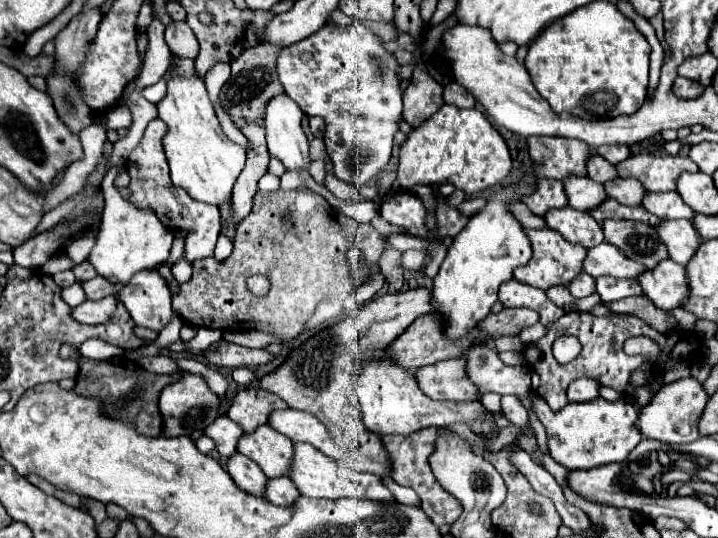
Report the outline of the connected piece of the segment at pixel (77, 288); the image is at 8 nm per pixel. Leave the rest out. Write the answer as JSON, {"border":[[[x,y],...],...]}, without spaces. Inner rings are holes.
{"border":[[[77,281],[75,285],[71,285],[71,287],[65,287],[63,289],[63,299],[71,305],[71,307],[77,307],[77,305],[81,305],[87,297],[85,297],[85,291],[83,291],[83,283],[81,281]]]}

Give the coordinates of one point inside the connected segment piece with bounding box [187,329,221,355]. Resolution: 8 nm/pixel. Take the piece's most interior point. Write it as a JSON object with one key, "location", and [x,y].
{"location":[204,338]}

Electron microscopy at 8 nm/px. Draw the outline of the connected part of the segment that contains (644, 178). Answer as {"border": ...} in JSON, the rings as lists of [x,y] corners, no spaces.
{"border":[[[649,153],[631,155],[623,163],[617,163],[615,169],[619,177],[639,179],[647,191],[675,191],[675,181],[681,171],[699,171],[689,157],[653,157]]]}

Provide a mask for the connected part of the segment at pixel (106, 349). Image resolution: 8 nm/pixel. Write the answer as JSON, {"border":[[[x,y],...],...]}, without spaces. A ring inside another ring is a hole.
{"border":[[[87,339],[83,342],[83,345],[79,347],[79,351],[89,357],[89,359],[111,359],[111,357],[117,357],[117,355],[123,355],[123,349],[119,347],[113,347],[111,343],[107,343],[100,339]]]}

